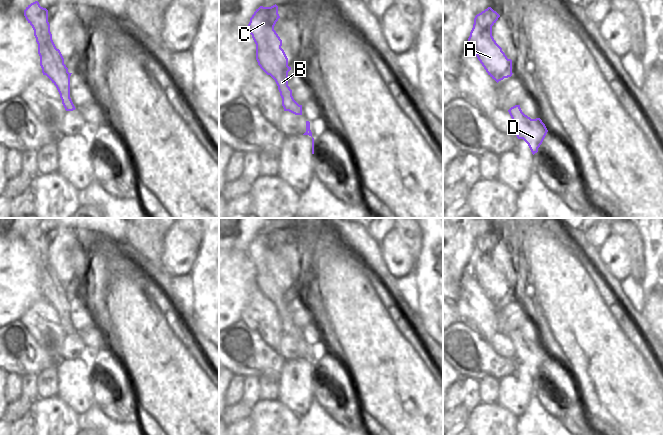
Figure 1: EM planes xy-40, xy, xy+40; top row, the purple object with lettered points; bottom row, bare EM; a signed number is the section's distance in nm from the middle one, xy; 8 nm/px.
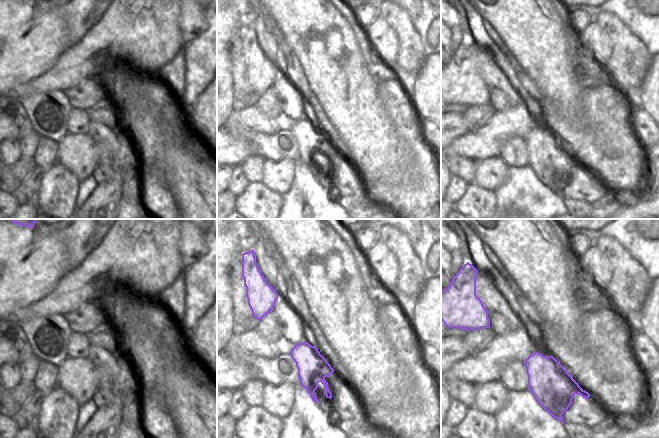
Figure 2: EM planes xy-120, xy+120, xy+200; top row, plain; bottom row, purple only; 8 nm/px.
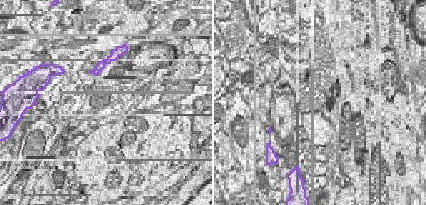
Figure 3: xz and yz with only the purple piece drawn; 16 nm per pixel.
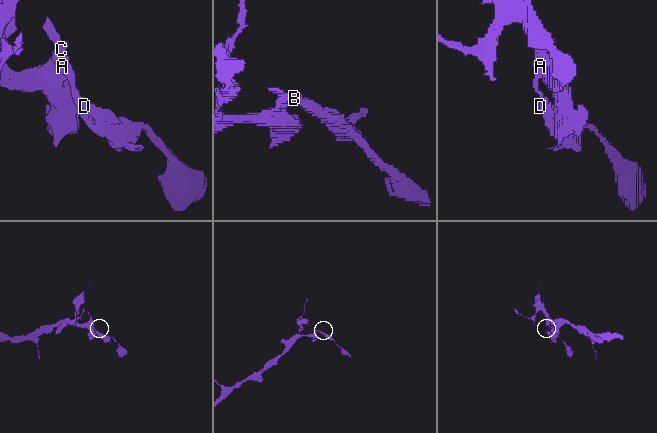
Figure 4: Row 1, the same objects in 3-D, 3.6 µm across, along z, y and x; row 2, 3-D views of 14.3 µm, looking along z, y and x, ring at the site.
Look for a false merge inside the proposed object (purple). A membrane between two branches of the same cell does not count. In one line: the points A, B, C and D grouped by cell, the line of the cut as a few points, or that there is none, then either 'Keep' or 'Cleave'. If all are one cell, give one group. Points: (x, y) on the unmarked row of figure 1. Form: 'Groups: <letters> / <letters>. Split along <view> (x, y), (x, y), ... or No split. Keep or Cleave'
Groups: A / B C D. Split along xy+40 (472, 252), (477, 258), (489, 264), (504, 278). Cleave

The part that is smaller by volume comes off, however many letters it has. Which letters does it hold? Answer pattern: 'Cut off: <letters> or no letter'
Cut off: B, C, D

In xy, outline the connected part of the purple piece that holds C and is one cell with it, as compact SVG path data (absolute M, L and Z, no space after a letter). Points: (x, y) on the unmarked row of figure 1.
M260 230L248 248L248 255L258 262L260 274L256 275L256 284L260 292L272 299L278 310L282 322L284 335L295 339L302 339L302 329L299 329L292 320L292 314L288 310L288 282L281 272L282 264L274 254L278 243L278 230Z

